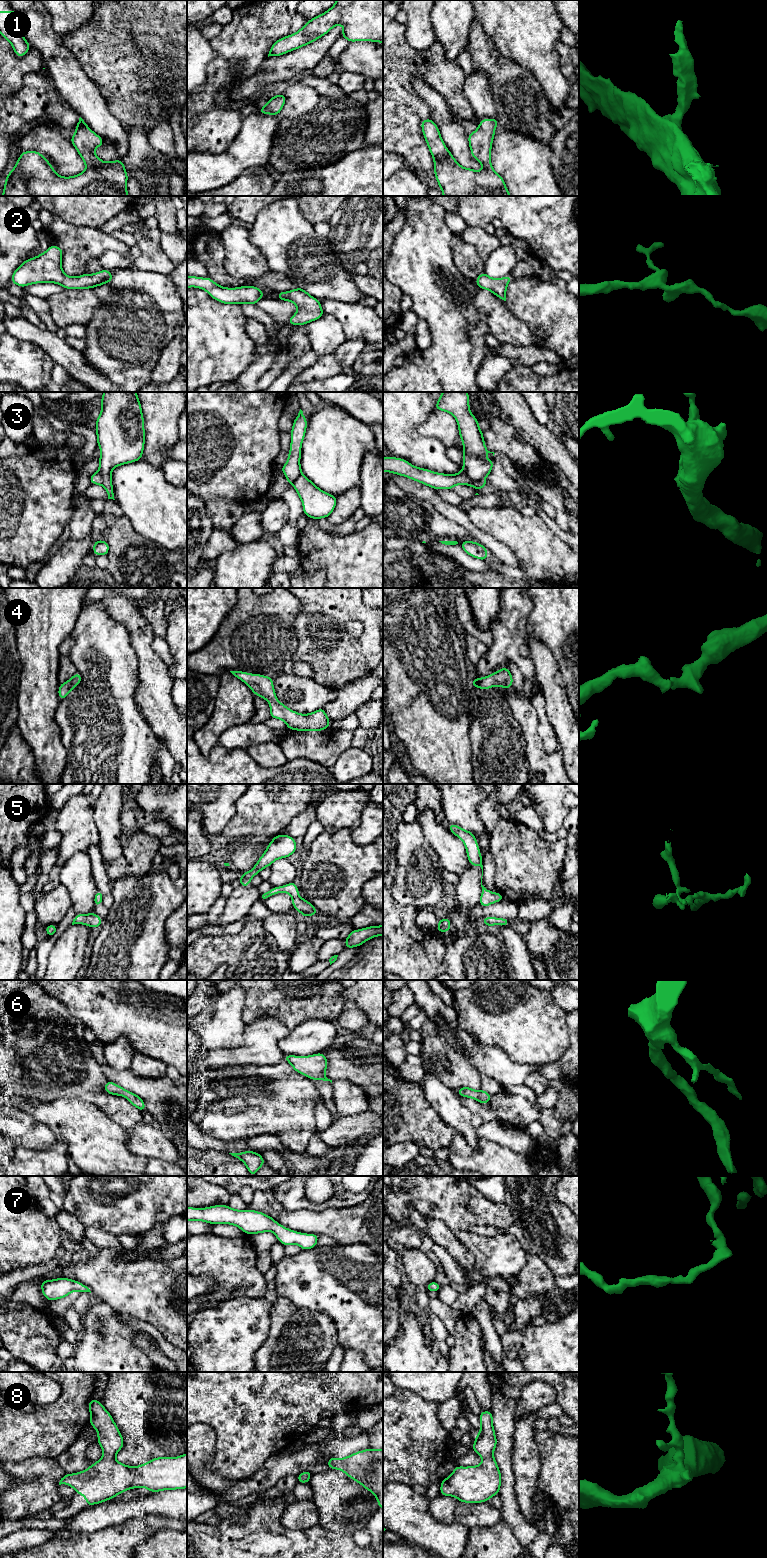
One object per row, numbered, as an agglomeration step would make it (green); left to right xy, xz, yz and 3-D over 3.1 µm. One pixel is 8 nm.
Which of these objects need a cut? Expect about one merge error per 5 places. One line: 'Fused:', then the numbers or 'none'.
Fused: 3

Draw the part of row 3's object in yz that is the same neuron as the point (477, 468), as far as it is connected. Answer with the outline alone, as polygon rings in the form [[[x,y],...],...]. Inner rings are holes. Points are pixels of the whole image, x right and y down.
[[[443,392],[435,405],[435,409],[448,412],[455,417],[459,428],[459,436],[463,442],[462,453],[464,457],[464,465],[462,470],[468,476],[469,486],[475,489],[482,489],[488,485],[484,479],[492,471],[494,462],[493,458],[491,460],[487,460],[484,458],[484,456],[488,453],[492,453],[494,456],[495,453],[488,451],[485,446],[483,432],[479,429],[478,425],[479,421],[470,411],[469,399],[470,396],[467,394],[467,392]]]

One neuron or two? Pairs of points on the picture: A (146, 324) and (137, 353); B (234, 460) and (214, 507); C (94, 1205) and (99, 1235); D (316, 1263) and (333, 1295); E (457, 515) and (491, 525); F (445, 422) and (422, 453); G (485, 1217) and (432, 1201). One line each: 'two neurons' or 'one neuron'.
A: one neuron
B: two neurons
C: two neurons
D: one neuron
E: two neurons
F: two neurons
G: one neuron

